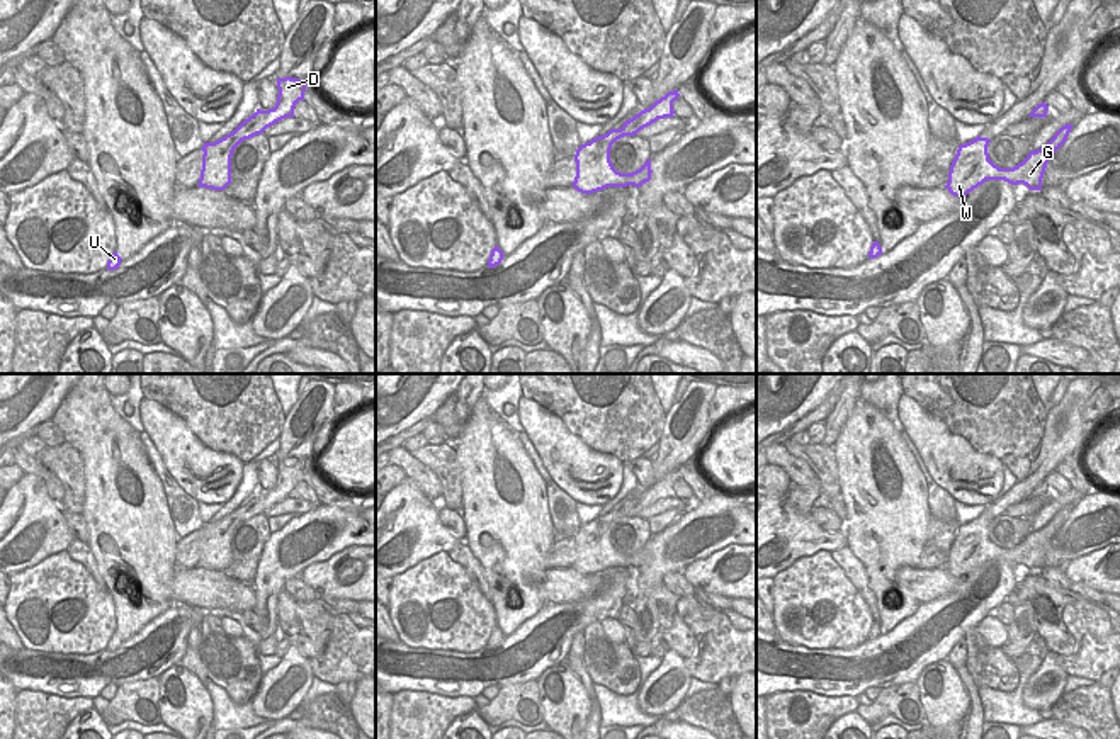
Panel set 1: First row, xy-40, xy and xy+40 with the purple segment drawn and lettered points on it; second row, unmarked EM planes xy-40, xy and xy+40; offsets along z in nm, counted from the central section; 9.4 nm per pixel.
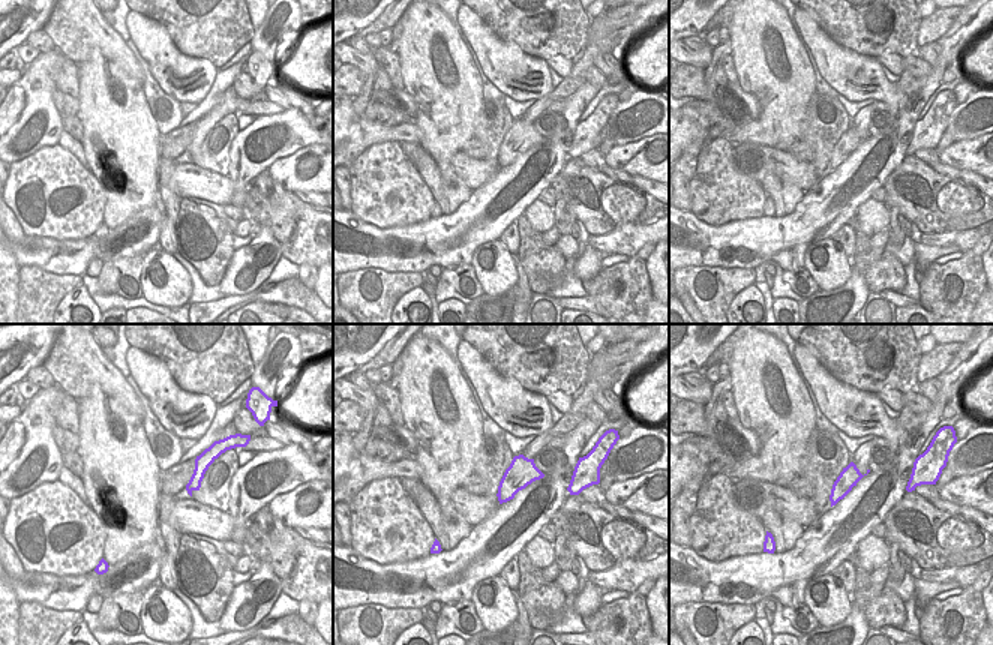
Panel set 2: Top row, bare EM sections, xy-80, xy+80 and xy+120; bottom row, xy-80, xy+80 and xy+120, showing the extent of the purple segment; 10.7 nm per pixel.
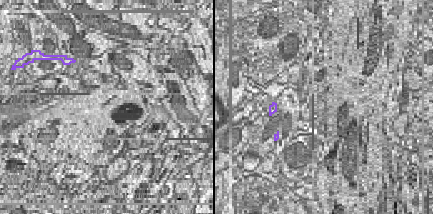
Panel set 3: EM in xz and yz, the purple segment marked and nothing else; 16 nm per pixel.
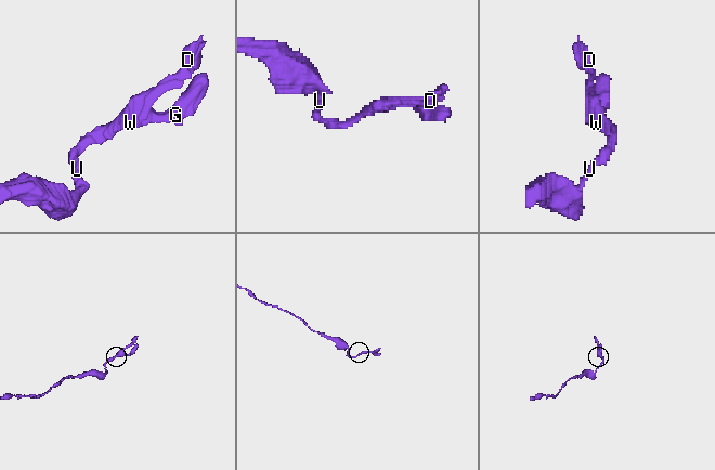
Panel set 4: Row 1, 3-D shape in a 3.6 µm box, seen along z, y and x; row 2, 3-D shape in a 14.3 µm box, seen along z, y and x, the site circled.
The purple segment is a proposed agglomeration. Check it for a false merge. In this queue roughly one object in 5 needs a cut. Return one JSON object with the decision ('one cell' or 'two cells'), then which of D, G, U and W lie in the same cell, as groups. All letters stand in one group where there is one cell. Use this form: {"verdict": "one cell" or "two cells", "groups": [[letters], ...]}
{"verdict": "one cell", "groups": [["D", "G", "U", "W"]]}

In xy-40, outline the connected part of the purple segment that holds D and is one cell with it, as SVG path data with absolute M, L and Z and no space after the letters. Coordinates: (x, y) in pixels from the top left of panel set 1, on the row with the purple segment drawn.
M277 78L277 104L274 109L257 109L248 119L245 119L233 133L214 143L204 143L201 148L202 170L197 187L212 190L224 190L231 183L231 156L235 148L257 134L262 134L275 122L294 117L294 107L299 100L304 100L308 80L299 78Z

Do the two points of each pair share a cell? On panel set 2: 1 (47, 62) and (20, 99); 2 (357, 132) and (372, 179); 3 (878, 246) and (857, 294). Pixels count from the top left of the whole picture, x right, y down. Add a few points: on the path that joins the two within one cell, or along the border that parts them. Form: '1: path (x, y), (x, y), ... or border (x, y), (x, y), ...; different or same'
1: path (42, 71), (26, 90); same
2: border (398, 143), (374, 143), (348, 167); different
3: path (867, 258), (858, 267), (857, 282); same

